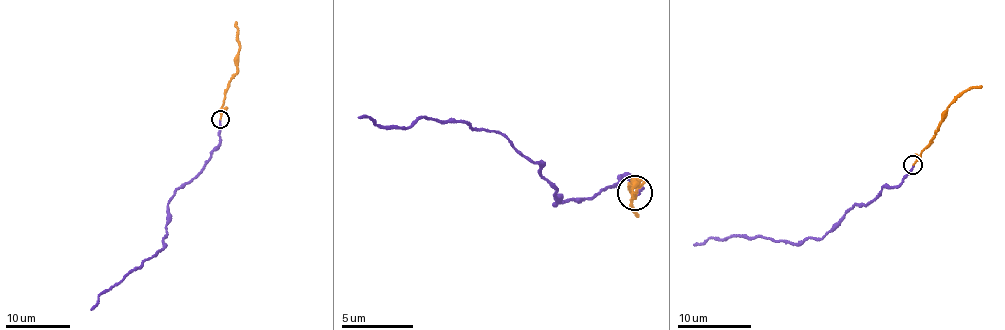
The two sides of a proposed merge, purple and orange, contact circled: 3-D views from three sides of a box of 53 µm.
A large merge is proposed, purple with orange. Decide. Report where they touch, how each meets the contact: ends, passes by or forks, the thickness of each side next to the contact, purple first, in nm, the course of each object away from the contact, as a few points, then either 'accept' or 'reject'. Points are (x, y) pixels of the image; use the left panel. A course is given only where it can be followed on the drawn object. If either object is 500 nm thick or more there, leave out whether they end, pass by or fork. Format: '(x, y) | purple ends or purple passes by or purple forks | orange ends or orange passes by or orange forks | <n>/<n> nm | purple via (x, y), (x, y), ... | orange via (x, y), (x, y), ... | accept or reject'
(220, 119) | purple ends | orange ends | 150/120 nm | purple via (220, 119), (220, 138), (211, 155), (190, 181), (177, 187), (169, 203), (162, 250), (101, 292), (90, 310) | orange via (220, 119), (225, 93), (236, 72), (239, 49), (236, 22) | accept

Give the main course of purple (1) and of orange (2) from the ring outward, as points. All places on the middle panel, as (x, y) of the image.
1: (634, 194), (643, 190), (622, 178), (556, 205), (536, 162), (499, 134), (423, 118), (382, 129), (358, 117)
2: (634, 194), (635, 196), (642, 181), (635, 176), (628, 188), (633, 193), (632, 212), (637, 216)

